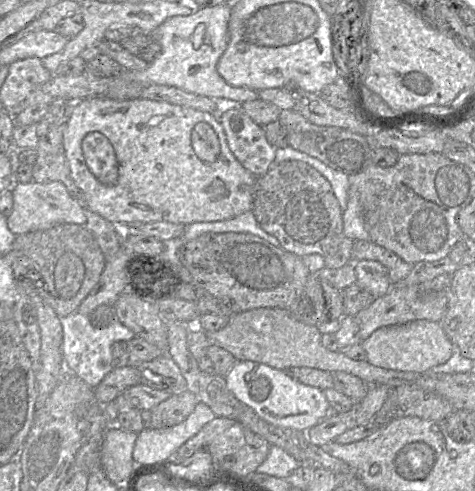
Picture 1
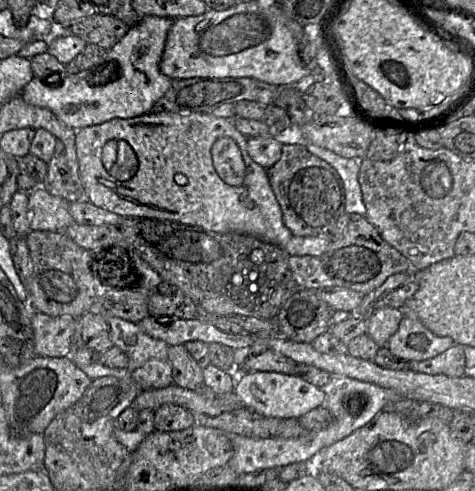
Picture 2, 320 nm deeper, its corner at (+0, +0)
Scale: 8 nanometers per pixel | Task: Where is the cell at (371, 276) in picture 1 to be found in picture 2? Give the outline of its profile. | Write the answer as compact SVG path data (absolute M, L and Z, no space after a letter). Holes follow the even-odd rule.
M381 307L367 318L368 334L379 347L385 347L389 338L397 331L403 318L403 311L398 308Z

